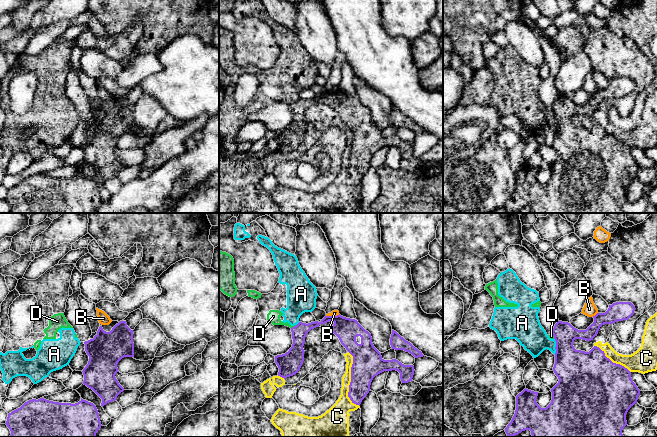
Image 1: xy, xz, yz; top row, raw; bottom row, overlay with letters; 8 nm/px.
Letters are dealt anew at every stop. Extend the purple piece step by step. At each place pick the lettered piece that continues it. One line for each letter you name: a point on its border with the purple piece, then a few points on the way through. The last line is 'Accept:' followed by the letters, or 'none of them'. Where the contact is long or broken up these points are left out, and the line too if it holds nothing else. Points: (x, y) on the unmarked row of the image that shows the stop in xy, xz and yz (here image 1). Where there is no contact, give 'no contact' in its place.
Accept: none of them

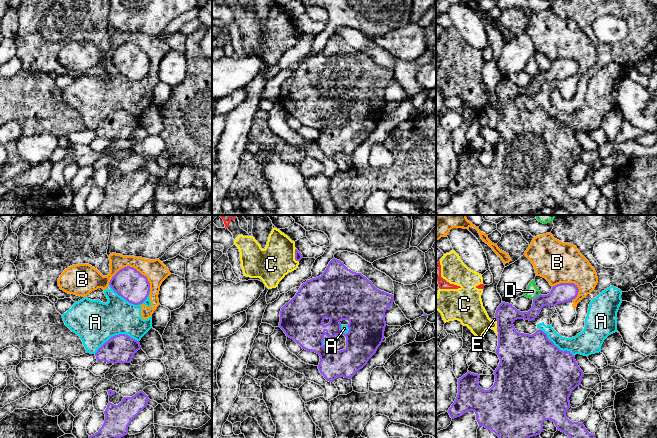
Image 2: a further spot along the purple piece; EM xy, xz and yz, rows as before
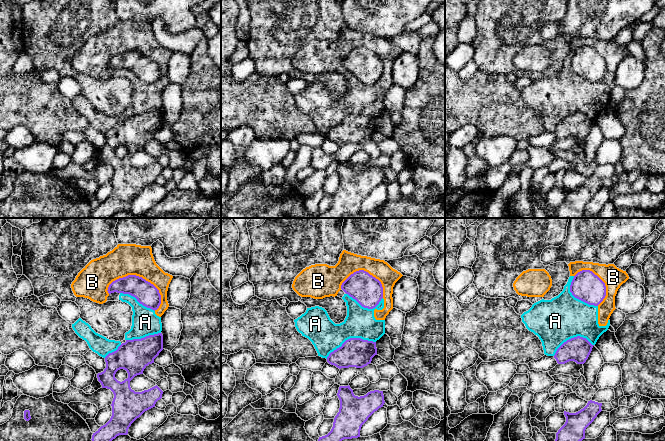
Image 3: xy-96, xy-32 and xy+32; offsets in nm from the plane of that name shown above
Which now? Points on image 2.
Accept: none of them

